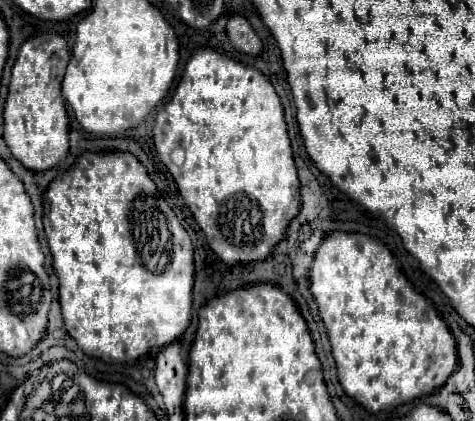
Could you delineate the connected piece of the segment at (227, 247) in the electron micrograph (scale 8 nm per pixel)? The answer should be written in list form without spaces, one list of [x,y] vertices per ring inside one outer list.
[[[197,48],[185,70],[183,70],[183,76],[171,96],[171,100],[167,104],[163,104],[163,108],[157,112],[155,116],[155,124],[153,124],[153,142],[155,142],[155,148],[159,152],[159,158],[165,162],[165,166],[169,168],[171,176],[175,178],[177,182],[177,188],[181,192],[181,196],[185,198],[187,206],[191,208],[199,228],[203,230],[211,250],[227,264],[235,264],[235,262],[257,262],[257,260],[265,260],[271,250],[275,248],[275,244],[283,238],[285,234],[285,228],[289,224],[289,220],[297,214],[299,210],[299,178],[297,178],[297,170],[295,170],[295,162],[293,162],[293,152],[291,152],[291,142],[289,142],[289,136],[287,136],[287,124],[285,124],[285,118],[283,118],[283,106],[281,106],[281,100],[273,88],[273,84],[265,78],[265,74],[257,72],[257,70],[251,70],[247,66],[243,66],[241,62],[235,62],[231,58],[225,58],[223,54],[215,52],[213,48]]]

